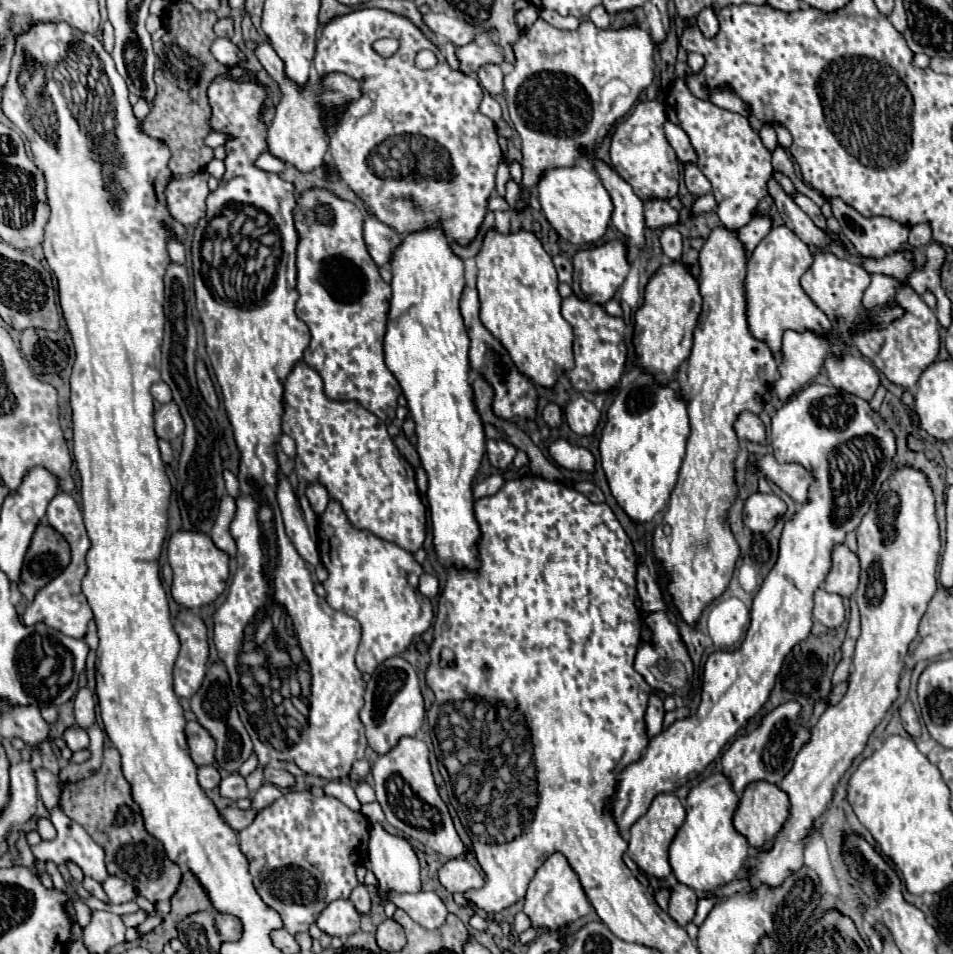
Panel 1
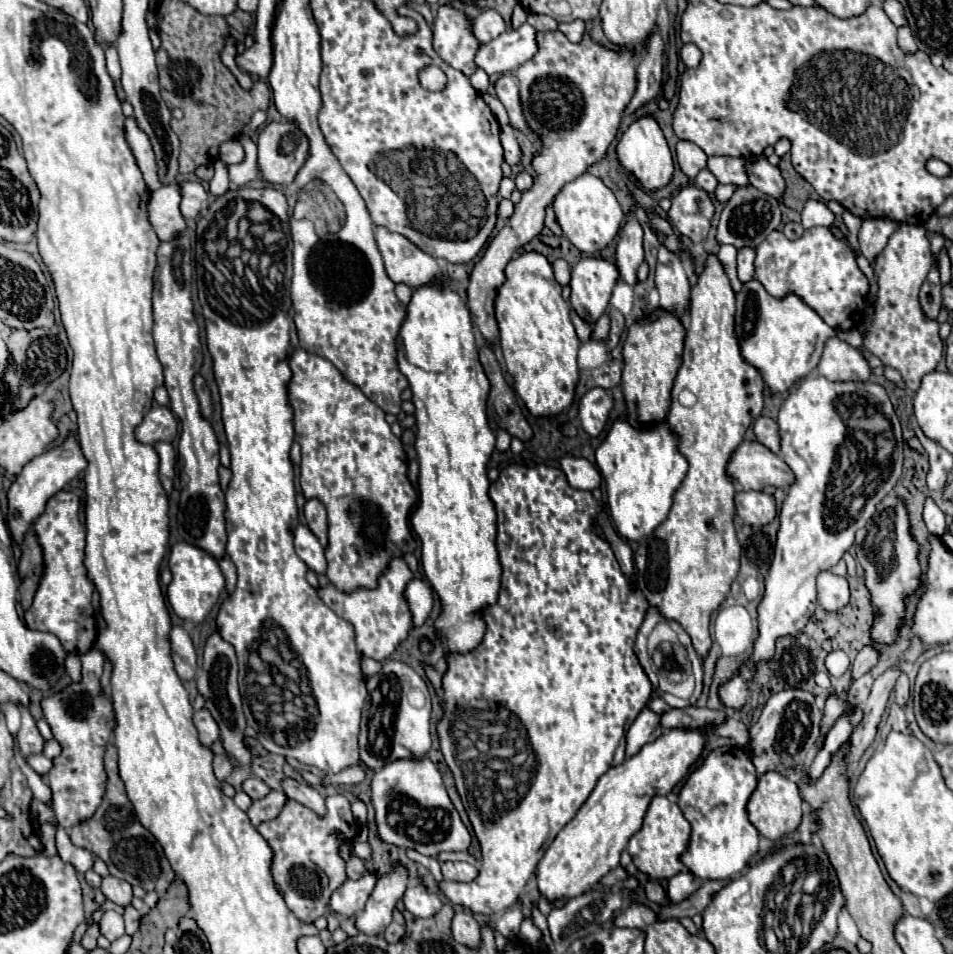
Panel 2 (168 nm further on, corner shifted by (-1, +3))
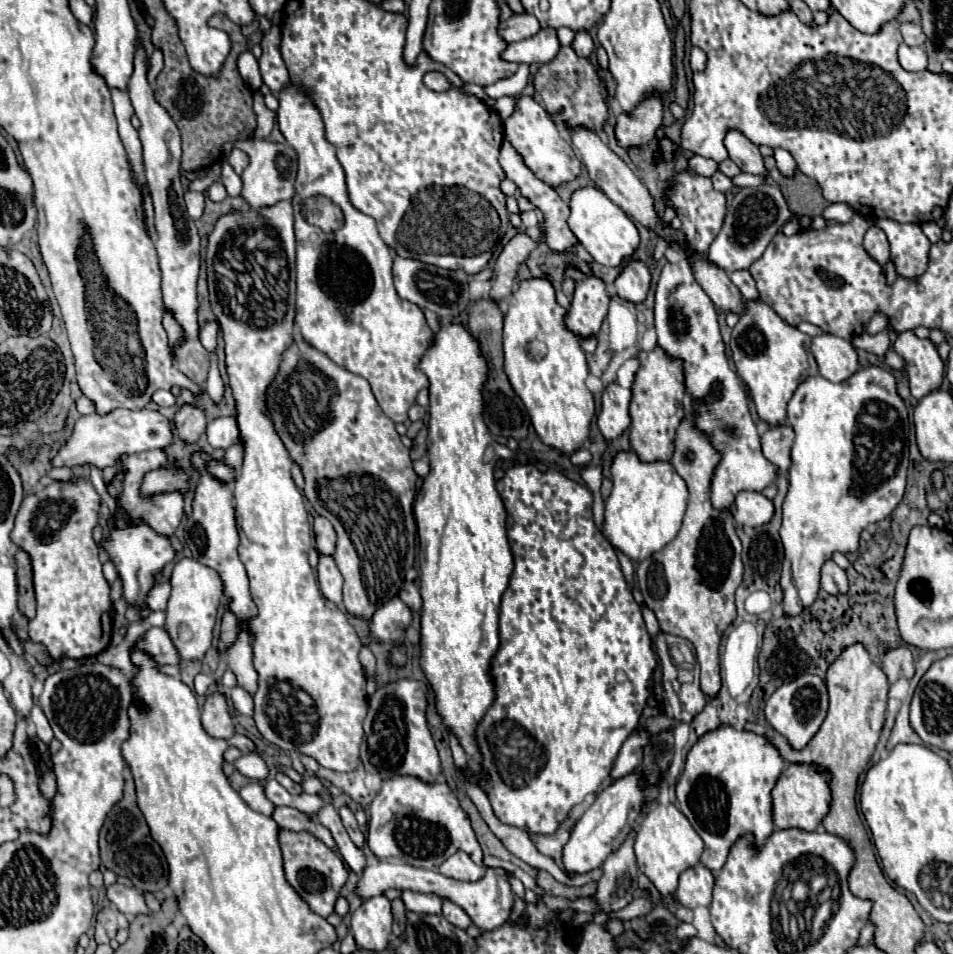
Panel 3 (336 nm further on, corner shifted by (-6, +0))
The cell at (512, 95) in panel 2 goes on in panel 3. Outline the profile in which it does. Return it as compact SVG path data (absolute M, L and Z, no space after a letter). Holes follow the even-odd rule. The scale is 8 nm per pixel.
M518 96L514 114L504 120L504 136L524 156L526 166L548 186L558 186L580 176L580 162L576 160L570 142L562 138L562 130L548 118L544 106L532 96Z

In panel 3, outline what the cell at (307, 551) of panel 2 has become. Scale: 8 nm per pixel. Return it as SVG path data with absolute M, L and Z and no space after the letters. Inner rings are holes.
M318 552L318 584L322 594L332 600L336 606L342 604L342 574L336 566L336 562L332 560L332 556L326 556L322 552Z

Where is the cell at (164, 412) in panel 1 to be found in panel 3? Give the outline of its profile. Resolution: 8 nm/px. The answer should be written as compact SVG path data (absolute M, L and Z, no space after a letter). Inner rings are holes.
M114 410L112 414L106 414L100 418L98 414L82 416L72 434L66 438L66 442L60 446L58 454L52 458L54 468L78 468L84 464L96 466L98 470L104 470L108 466L114 466L120 456L130 456L136 452L152 450L152 448L166 448L172 442L172 424L166 416L162 416L156 410Z

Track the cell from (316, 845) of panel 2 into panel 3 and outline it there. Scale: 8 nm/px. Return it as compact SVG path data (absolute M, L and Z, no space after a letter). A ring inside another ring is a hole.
M280 830L278 838L280 838L282 854L284 854L284 872L286 872L288 884L302 896L302 900L310 906L314 914L322 918L330 916L334 912L336 898L340 896L340 888L348 880L348 868L344 860L310 832Z

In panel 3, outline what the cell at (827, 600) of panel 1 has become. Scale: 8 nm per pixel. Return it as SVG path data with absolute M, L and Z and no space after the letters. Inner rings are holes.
M828 560L822 566L822 582L820 582L820 588L824 592L828 592L830 596L840 596L840 594L846 594L848 592L846 572L842 568L838 568L834 564L834 560Z

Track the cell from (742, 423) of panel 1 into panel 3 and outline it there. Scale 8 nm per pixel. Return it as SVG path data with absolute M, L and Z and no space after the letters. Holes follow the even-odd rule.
M788 424L770 426L762 436L764 456L780 470L786 472L790 466L790 446L794 440L794 430Z

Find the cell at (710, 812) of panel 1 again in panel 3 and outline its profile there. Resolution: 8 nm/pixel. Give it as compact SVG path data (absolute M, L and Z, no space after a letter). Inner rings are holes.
M732 726L708 732L692 746L684 774L676 784L676 798L680 810L704 840L700 862L708 870L718 872L726 864L730 846L738 838L752 834L754 846L760 848L772 834L770 790L774 788L782 768L784 760L764 736L734 730Z

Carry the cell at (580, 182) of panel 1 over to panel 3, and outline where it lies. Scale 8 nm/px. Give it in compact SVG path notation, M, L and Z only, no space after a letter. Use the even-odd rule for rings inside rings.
M584 186L578 188L570 198L570 218L568 226L578 238L578 242L590 252L590 256L604 266L620 266L624 258L630 258L638 248L640 236L634 222L616 206L600 188Z

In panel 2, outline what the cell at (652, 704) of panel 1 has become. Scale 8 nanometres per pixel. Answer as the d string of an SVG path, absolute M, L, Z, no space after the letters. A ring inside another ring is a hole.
M647 707L639 713L639 717L635 719L635 723L631 723L629 731L627 731L627 749L625 749L625 757L633 757L635 753L641 751L641 747L645 743L655 741L659 735L663 733L661 725L659 725L659 715L649 711Z

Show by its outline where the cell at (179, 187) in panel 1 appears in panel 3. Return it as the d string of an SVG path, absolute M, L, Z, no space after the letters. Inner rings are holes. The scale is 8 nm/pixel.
M186 192L186 208L188 208L188 214L190 218L198 220L206 208L206 198L202 192Z

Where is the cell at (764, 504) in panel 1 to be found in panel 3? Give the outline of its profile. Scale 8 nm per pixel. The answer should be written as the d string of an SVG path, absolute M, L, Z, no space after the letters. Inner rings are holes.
M740 492L730 506L730 512L740 526L764 526L774 516L774 504L762 492Z

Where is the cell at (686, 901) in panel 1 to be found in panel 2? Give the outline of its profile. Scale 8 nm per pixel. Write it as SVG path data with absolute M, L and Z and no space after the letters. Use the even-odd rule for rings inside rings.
M683 869L681 873L677 873L675 877L669 879L669 887L667 887L669 901L679 903L679 901L687 899L691 893L695 893L697 887L699 887L697 877L689 869Z

